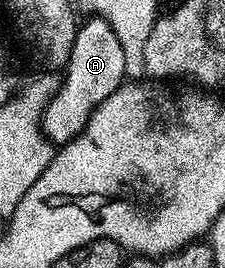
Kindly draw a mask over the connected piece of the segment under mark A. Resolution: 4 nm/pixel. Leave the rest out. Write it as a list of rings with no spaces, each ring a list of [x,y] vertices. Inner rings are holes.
[[[90,17],[79,26],[78,33],[66,62],[60,89],[48,102],[41,121],[44,136],[54,145],[68,144],[84,132],[95,110],[119,89],[127,76],[127,57],[120,37],[107,18]]]

